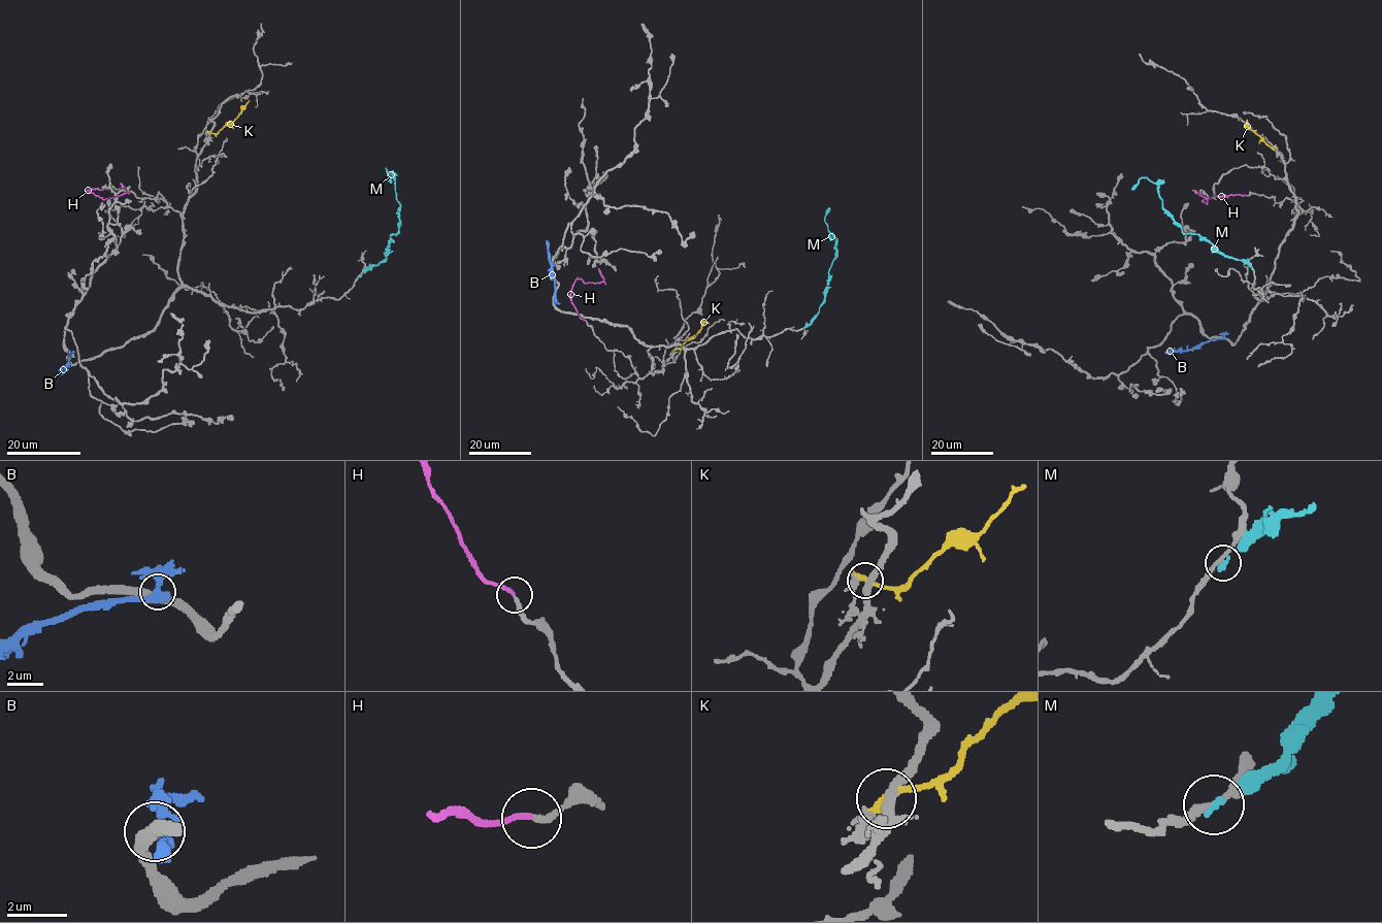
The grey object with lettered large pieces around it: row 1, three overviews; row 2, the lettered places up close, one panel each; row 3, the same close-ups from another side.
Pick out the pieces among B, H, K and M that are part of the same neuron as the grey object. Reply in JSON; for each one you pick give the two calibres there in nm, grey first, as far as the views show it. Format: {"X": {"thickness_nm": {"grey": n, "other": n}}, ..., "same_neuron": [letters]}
{"H": {"thickness_nm": {"grey": 220, "other": 190}}, "same_neuron": ["H"]}

